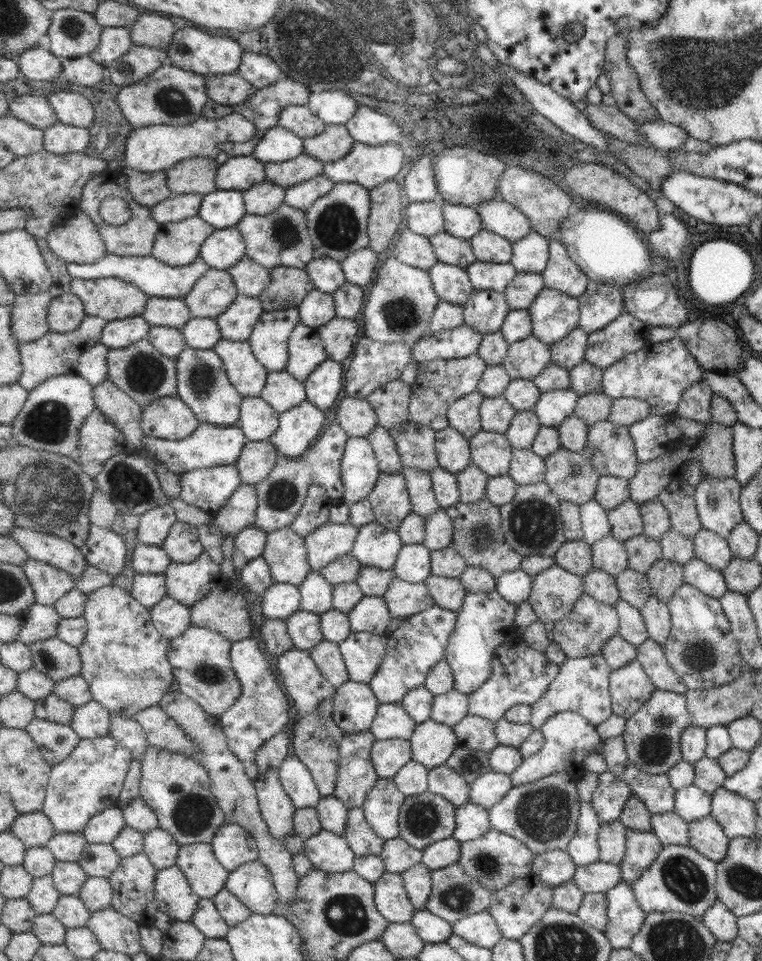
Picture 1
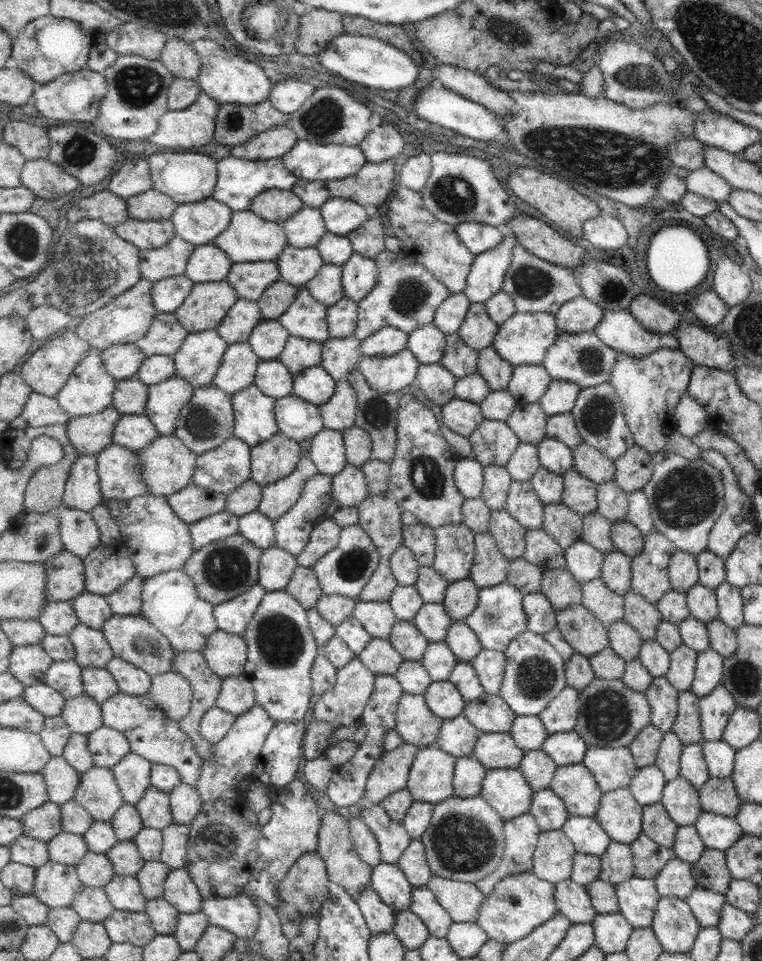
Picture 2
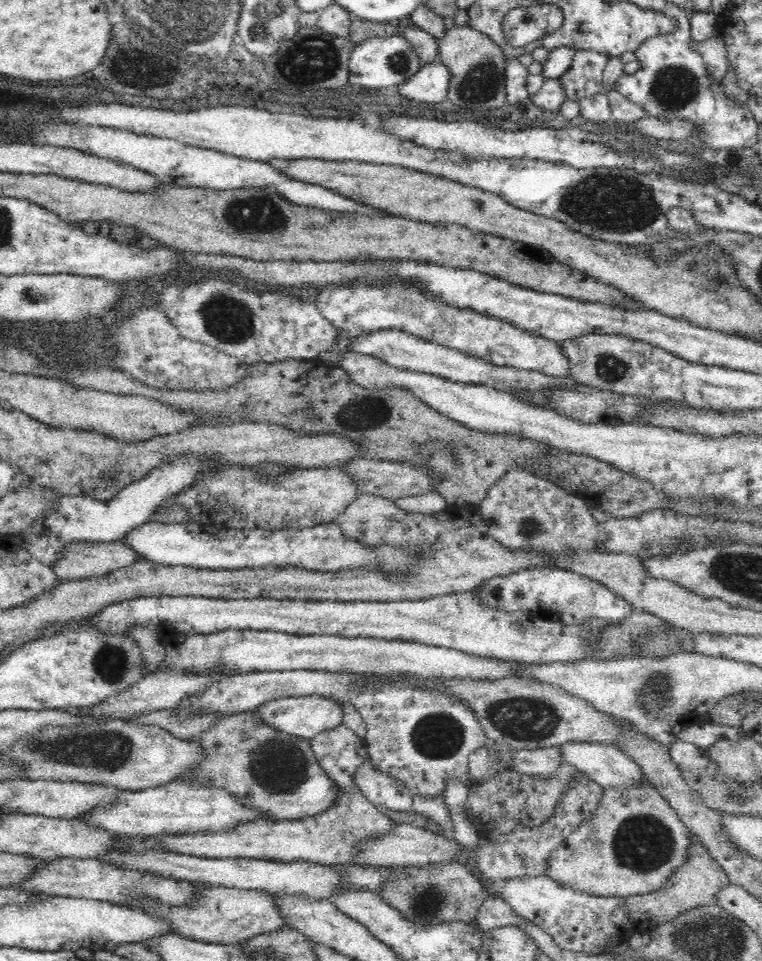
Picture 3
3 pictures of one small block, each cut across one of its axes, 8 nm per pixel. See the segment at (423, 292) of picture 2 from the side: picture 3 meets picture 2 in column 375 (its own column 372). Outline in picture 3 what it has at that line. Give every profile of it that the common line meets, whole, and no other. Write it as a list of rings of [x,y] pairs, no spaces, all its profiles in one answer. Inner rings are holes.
[[[358,283],[356,286],[320,291],[314,303],[324,318],[332,324],[332,328],[336,329],[332,346],[326,352],[320,352],[317,357],[319,361],[331,366],[336,363],[339,366],[343,354],[351,351],[352,343],[360,335],[394,330],[457,349],[468,355],[483,357],[492,364],[538,369],[552,376],[568,376],[568,362],[556,341],[542,339],[492,316],[456,310],[446,303],[432,299],[426,291],[420,291],[420,287],[396,286],[396,283],[392,283],[391,287],[370,287],[368,283]]]

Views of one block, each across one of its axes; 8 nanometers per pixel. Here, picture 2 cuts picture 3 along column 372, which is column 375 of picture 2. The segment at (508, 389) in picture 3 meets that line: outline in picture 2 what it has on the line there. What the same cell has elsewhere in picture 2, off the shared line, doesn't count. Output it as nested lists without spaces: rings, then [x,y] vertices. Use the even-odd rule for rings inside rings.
[[[393,326],[383,327],[362,341],[361,352],[367,356],[393,356],[408,348],[409,334]]]

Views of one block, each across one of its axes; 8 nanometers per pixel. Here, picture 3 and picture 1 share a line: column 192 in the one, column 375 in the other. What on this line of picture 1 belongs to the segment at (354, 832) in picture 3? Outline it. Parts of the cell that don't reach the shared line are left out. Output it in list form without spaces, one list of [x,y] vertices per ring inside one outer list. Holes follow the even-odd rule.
[[[363,807],[348,809],[348,826],[344,837],[358,856],[380,856],[386,840],[368,823]]]

